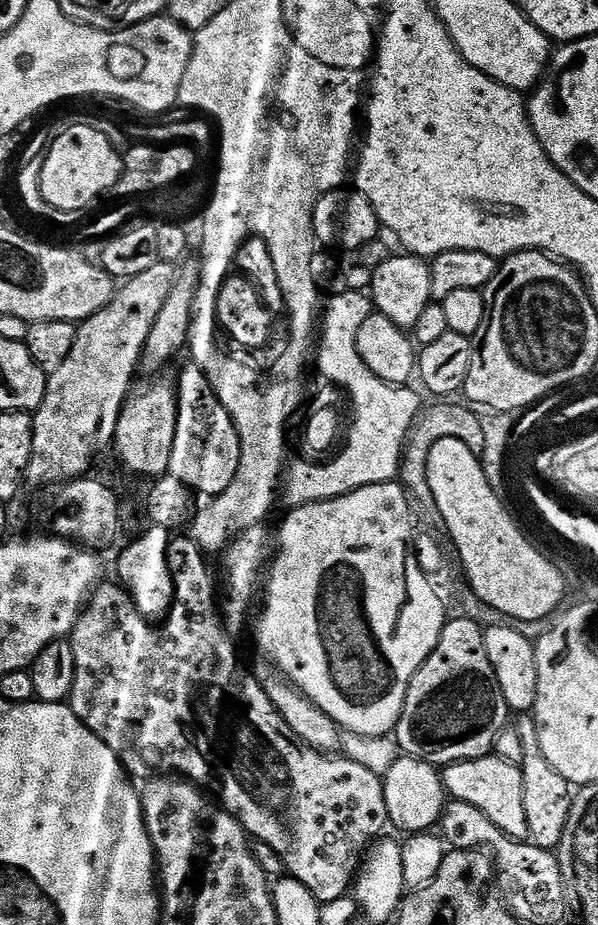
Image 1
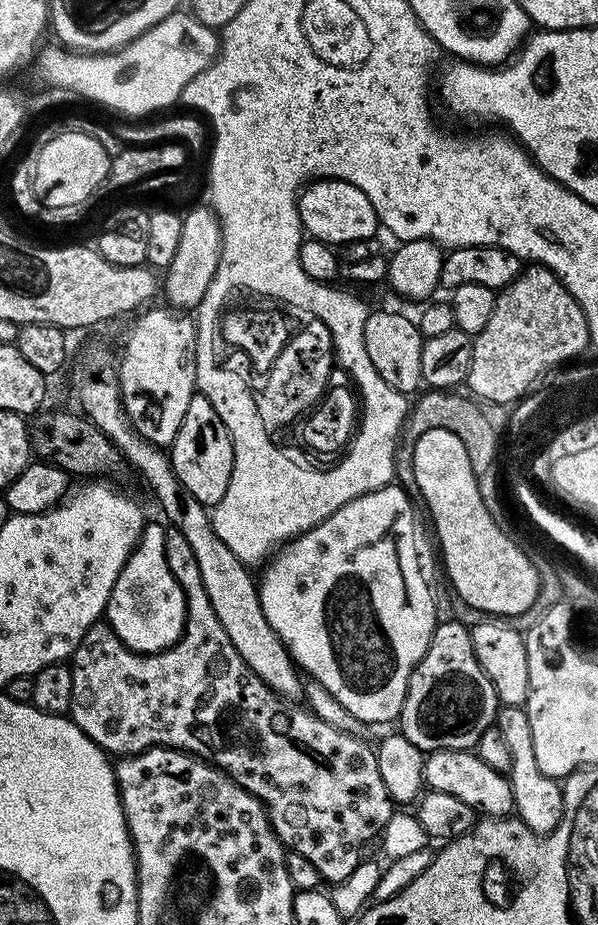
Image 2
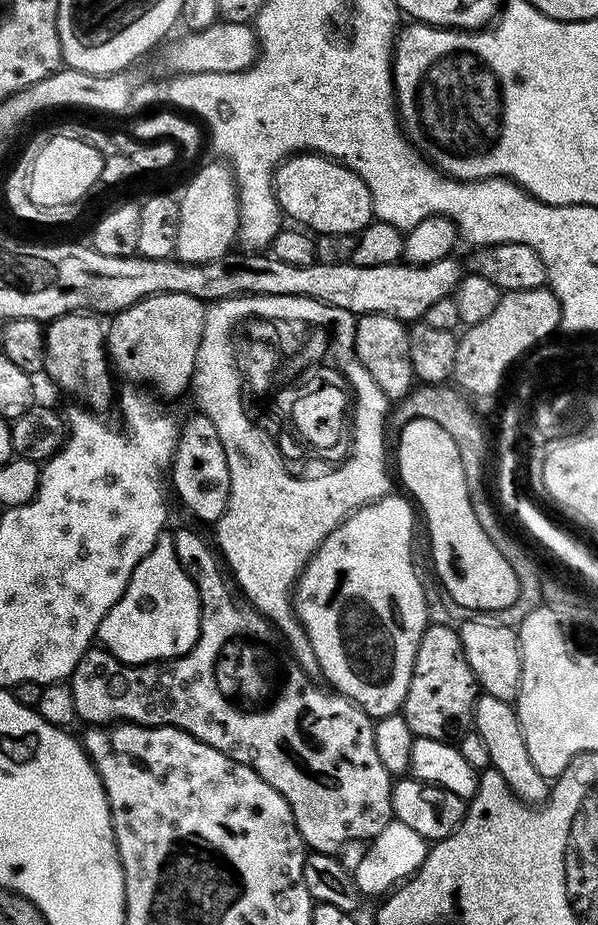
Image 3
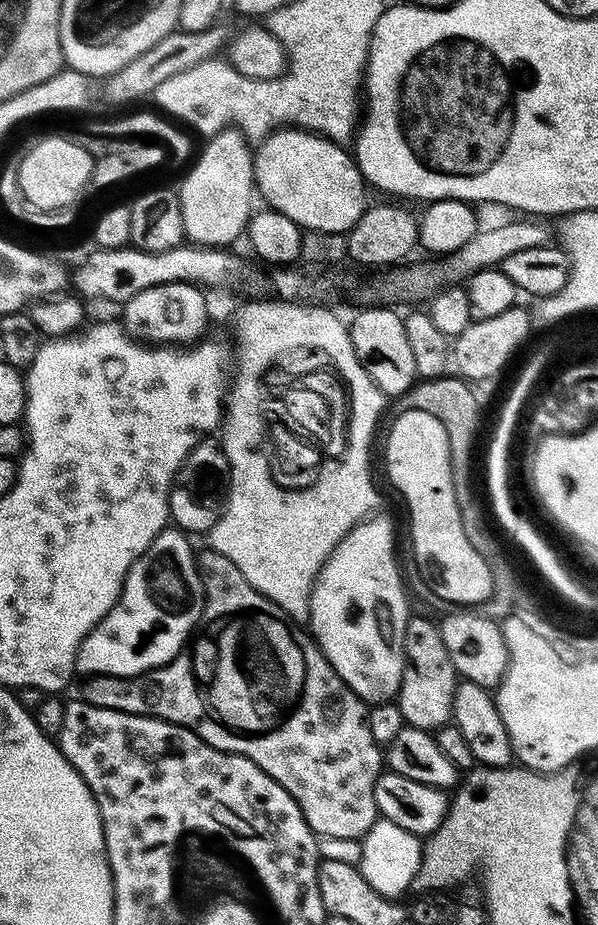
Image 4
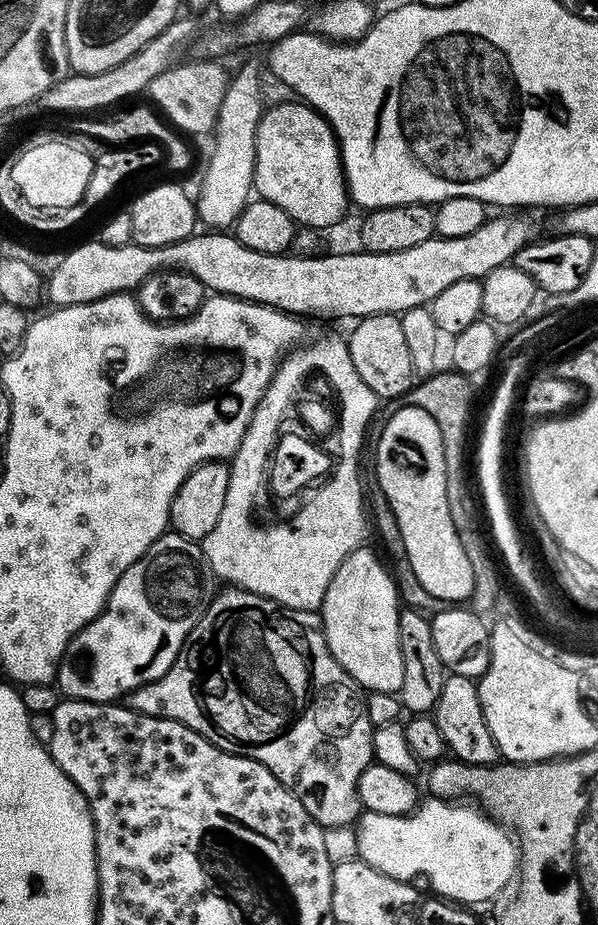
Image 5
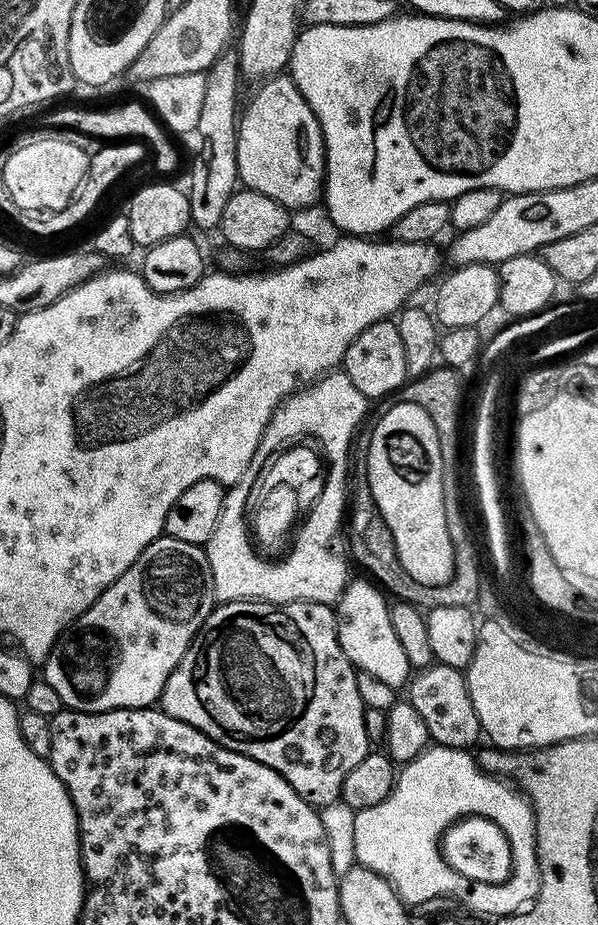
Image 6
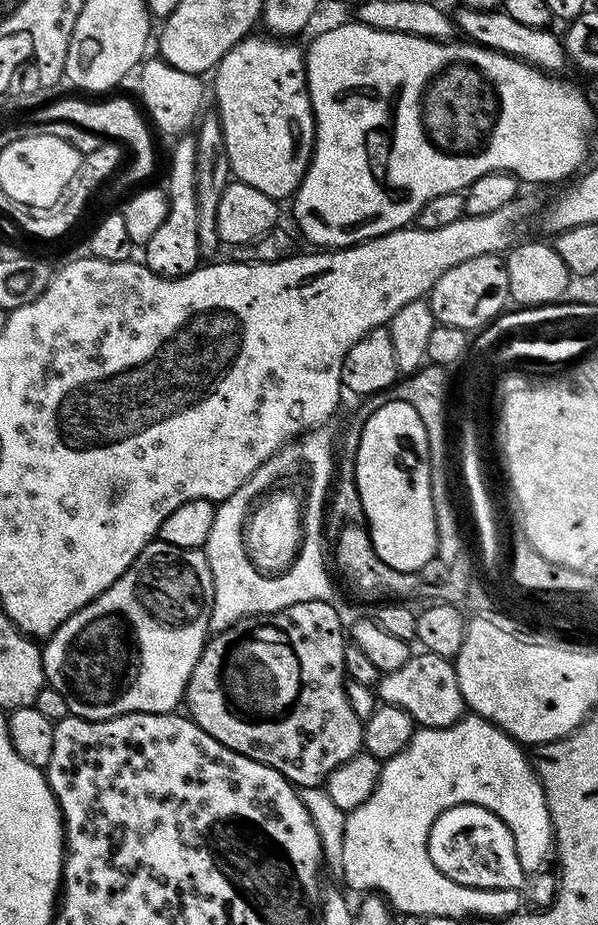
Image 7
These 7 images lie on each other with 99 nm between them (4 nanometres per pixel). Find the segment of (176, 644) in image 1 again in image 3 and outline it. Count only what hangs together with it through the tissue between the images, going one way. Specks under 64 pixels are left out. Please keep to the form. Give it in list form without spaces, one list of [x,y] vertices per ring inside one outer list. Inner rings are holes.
[[[184,528],[180,533],[172,536],[172,541],[176,547],[178,562],[182,566],[182,570],[186,570],[186,574],[194,582],[194,586],[198,590],[198,598],[200,599],[200,633],[196,639],[196,644],[190,649],[185,656],[178,656],[175,660],[166,660],[163,662],[153,662],[150,664],[123,664],[118,658],[114,658],[103,646],[93,646],[82,654],[82,658],[78,662],[78,666],[72,671],[70,683],[72,685],[72,693],[74,694],[74,710],[77,717],[88,726],[111,726],[117,722],[125,724],[144,724],[148,728],[181,728],[183,732],[189,732],[194,738],[198,738],[202,742],[206,742],[206,746],[214,746],[214,750],[222,750],[222,754],[226,754],[230,758],[234,758],[238,762],[242,762],[246,766],[254,769],[263,780],[268,782],[270,786],[274,786],[274,790],[278,790],[278,794],[282,794],[282,798],[286,798],[286,802],[290,806],[290,810],[294,816],[296,829],[301,838],[304,839],[305,845],[313,853],[339,853],[339,848],[343,844],[348,844],[351,840],[364,840],[370,842],[383,830],[383,828],[392,823],[394,817],[392,814],[392,785],[394,783],[393,773],[386,770],[386,766],[382,766],[382,761],[378,759],[378,750],[374,750],[374,720],[367,712],[362,711],[353,700],[348,700],[345,696],[337,694],[335,691],[328,690],[324,693],[322,689],[315,688],[311,684],[309,673],[304,672],[295,663],[288,662],[284,665],[284,660],[276,652],[271,652],[268,648],[256,644],[260,632],[269,631],[270,625],[255,608],[251,606],[243,606],[239,608],[234,601],[228,597],[228,588],[220,581],[220,572],[216,569],[216,560],[218,564],[218,556],[215,551],[208,552],[206,545],[200,541],[200,536],[192,528]]]

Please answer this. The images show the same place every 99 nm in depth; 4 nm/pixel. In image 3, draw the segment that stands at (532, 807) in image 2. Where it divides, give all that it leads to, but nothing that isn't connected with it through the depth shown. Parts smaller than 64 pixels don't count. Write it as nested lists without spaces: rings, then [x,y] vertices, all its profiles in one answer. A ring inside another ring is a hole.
[[[477,695],[476,704],[472,707],[471,727],[480,735],[482,742],[486,742],[491,767],[506,778],[512,793],[526,804],[543,805],[547,801],[550,784],[542,774],[538,774],[534,762],[530,762],[530,752],[526,750],[515,707],[502,698]]]

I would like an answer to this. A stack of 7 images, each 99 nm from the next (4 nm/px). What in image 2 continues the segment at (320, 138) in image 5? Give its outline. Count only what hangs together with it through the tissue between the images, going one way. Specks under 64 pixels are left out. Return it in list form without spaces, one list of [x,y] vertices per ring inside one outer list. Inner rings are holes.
[[[314,180],[301,191],[298,203],[300,223],[311,239],[333,246],[343,246],[359,240],[371,240],[377,235],[378,221],[370,198],[366,198],[366,194],[358,190],[358,186],[350,186],[350,182]]]

